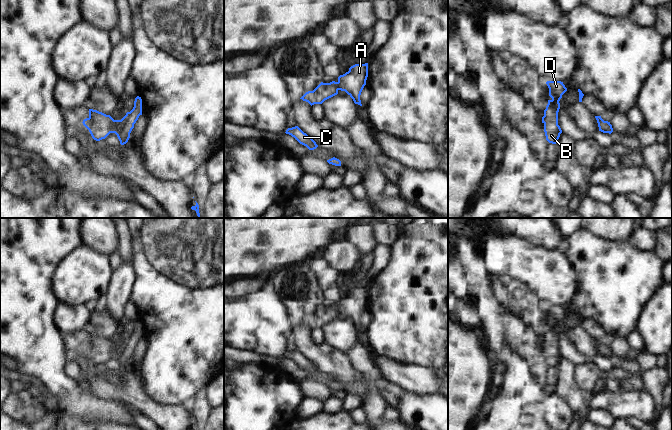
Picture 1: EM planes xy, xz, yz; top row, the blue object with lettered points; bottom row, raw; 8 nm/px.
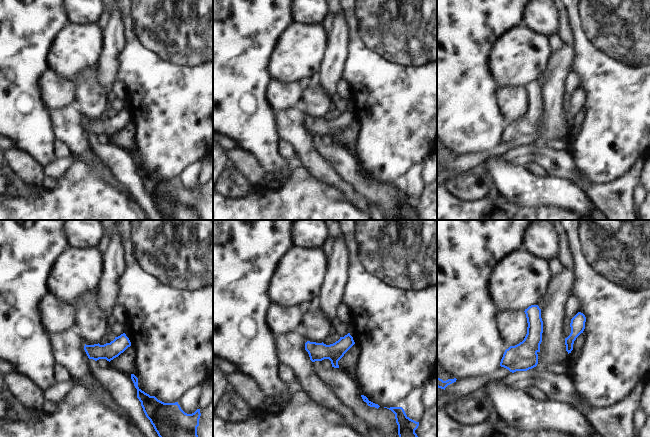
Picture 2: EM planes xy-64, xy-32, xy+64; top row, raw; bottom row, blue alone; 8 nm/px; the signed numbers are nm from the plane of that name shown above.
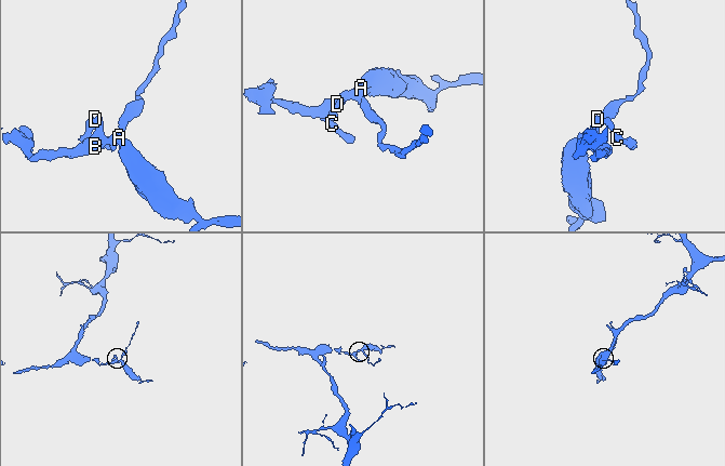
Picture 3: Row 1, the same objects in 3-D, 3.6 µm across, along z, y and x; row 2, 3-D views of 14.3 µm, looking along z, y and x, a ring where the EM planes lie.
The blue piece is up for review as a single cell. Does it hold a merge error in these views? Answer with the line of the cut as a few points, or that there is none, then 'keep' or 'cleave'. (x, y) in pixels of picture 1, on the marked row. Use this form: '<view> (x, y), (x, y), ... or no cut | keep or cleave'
no cut | keep

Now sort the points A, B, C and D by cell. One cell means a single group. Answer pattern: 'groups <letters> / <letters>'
groups A B C D

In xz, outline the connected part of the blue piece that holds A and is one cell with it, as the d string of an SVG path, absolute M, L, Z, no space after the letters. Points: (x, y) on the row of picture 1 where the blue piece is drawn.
M368 63L355 64L349 71L338 77L338 81L330 83L321 82L313 91L306 92L300 99L308 102L311 106L322 104L325 100L338 94L338 91L345 91L355 104L362 106L360 95L366 85L368 77Z

